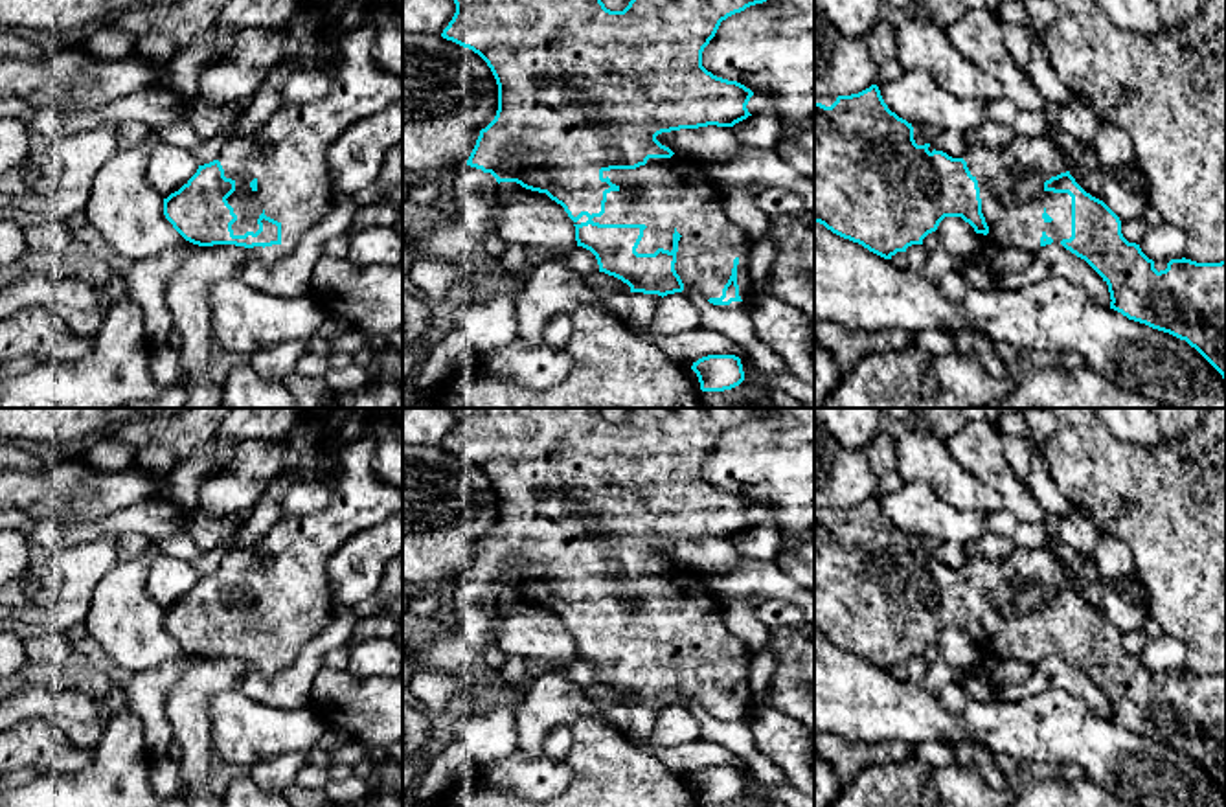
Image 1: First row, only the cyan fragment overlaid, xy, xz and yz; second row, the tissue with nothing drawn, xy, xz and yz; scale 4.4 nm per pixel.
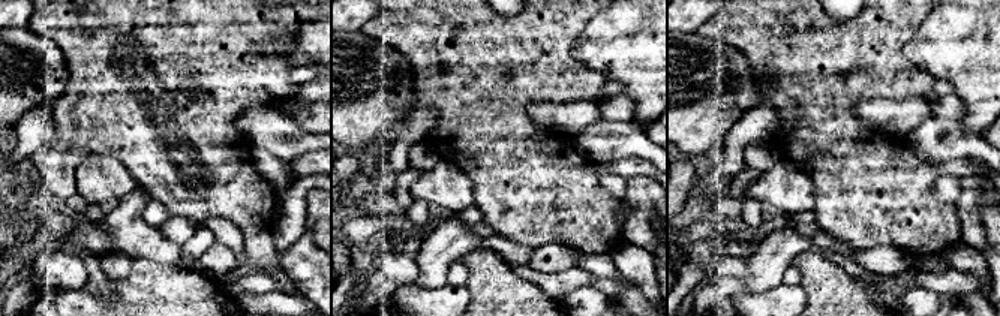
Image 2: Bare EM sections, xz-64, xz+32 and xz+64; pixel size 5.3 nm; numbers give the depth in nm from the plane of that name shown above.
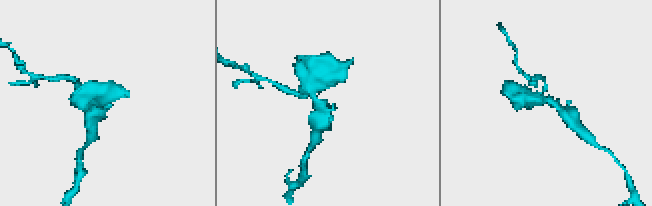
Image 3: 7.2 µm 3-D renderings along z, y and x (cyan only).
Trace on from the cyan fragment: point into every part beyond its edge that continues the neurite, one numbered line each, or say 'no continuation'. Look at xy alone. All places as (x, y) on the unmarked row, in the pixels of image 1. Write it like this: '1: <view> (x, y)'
1: xy (289, 567)

